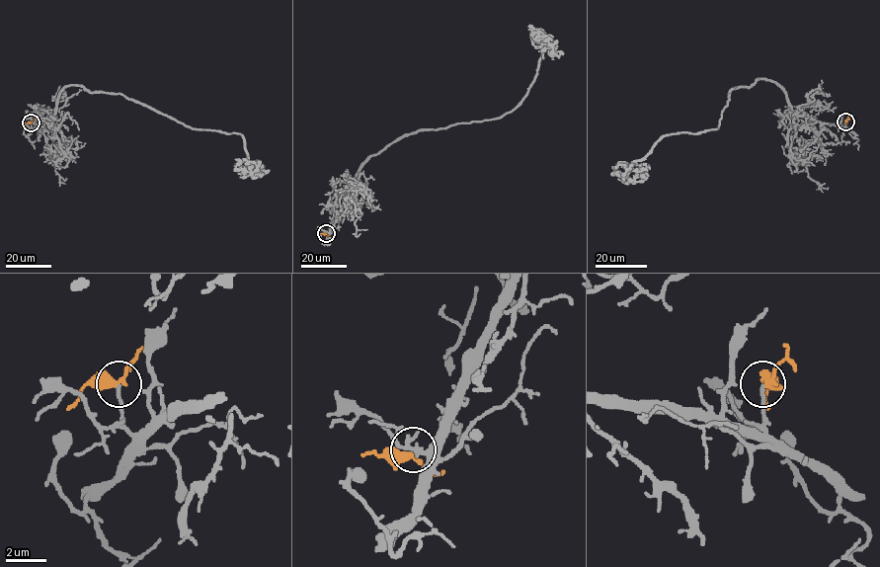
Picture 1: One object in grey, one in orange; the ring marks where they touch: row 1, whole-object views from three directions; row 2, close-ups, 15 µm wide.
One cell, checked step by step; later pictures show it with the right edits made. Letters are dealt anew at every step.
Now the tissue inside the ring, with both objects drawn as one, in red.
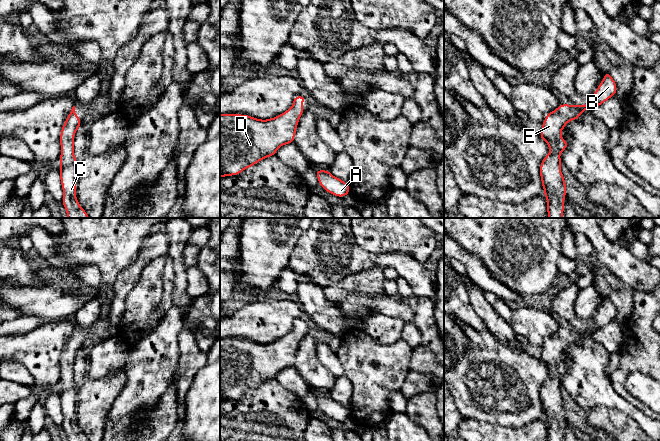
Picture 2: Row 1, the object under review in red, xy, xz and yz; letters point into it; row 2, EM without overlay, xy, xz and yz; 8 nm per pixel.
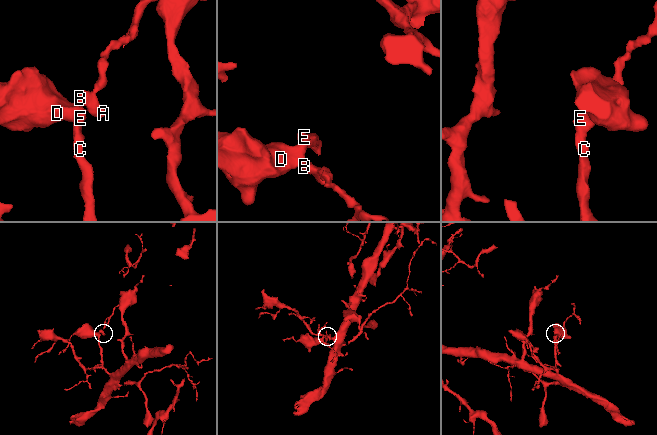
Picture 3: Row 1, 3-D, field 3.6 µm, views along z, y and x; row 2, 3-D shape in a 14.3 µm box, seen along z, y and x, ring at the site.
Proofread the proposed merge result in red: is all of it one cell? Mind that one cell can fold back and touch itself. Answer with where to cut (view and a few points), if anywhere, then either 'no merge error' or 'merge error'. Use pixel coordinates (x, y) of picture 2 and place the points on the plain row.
no cut; no merge error

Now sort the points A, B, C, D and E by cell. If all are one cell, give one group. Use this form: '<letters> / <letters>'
A B C D E

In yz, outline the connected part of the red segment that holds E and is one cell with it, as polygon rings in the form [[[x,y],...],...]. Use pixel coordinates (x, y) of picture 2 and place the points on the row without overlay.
[[[605,296],[604,302],[586,330],[560,328],[556,334],[546,339],[542,347],[539,360],[548,368],[550,376],[541,386],[539,398],[541,400],[544,420],[547,423],[548,441],[563,441],[564,423],[566,421],[566,406],[561,396],[560,377],[567,373],[568,366],[561,360],[561,355],[569,345],[578,343],[585,334],[595,332],[616,319],[615,304]]]

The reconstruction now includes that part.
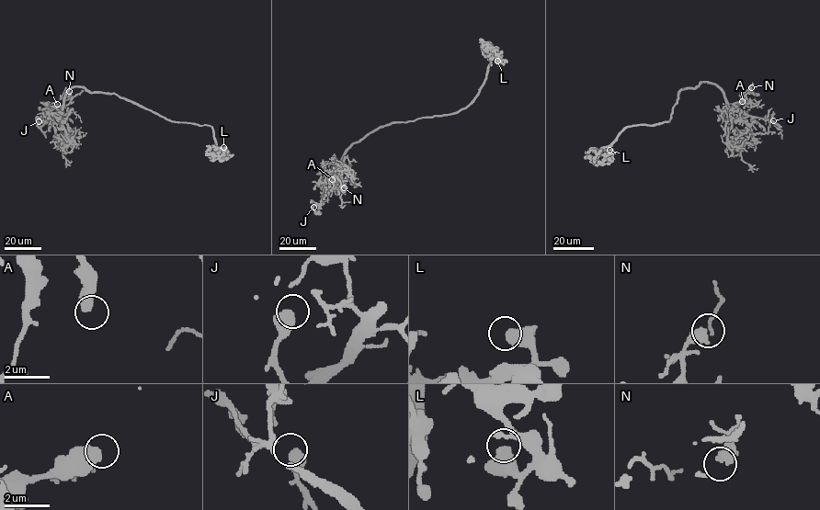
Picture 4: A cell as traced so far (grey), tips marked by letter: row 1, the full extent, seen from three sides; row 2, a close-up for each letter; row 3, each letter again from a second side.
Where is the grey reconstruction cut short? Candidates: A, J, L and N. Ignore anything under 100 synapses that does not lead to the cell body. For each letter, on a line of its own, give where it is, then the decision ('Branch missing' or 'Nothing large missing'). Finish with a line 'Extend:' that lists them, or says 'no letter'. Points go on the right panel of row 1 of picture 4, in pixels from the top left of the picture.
A: Place: (742, 101). Branch missing
J: Place: (773, 120). Nothing large missing
L: Place: (609, 150). Nothing large missing
N: Place: (751, 87). Nothing large missing
Extend: A

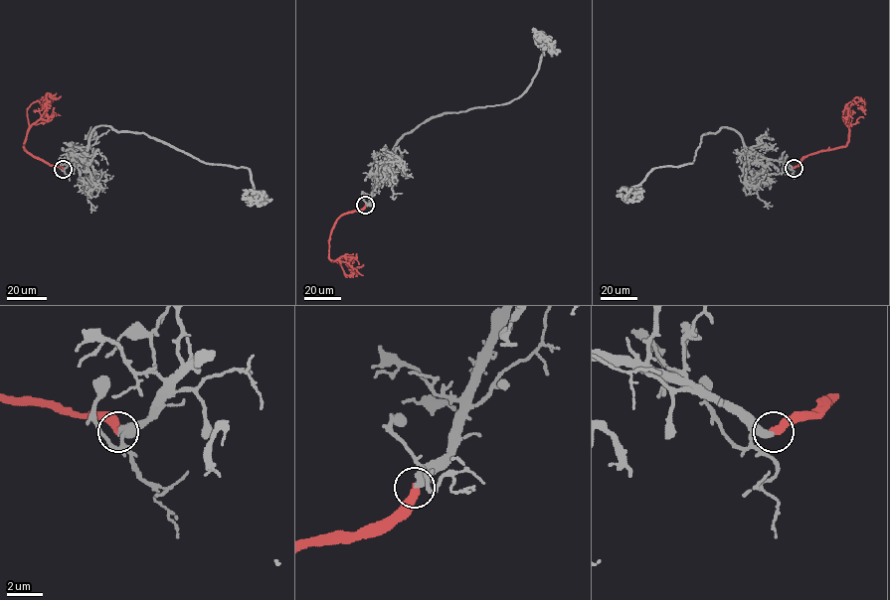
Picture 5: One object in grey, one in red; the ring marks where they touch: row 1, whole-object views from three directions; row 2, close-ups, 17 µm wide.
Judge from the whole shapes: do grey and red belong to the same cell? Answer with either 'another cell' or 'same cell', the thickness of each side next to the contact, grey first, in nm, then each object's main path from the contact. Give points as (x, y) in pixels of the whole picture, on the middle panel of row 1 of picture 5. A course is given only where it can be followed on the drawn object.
same cell | 400/460 nm | grey via (365, 205), (385, 161), (405, 134), (444, 113), (517, 99), (536, 73), (545, 44), (555, 50) | red via (365, 205), (337, 220), (330, 235), (329, 256), (336, 260), (349, 254), (353, 271), (363, 264)

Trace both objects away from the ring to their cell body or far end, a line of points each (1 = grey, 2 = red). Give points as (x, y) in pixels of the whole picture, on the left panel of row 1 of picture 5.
1: (63, 169), (87, 149), (97, 126), (111, 126), (144, 133), (204, 162), (246, 167), (262, 204), (266, 200)
2: (63, 169), (38, 159), (24, 146), (28, 129), (46, 109), (47, 93), (53, 98), (60, 96)

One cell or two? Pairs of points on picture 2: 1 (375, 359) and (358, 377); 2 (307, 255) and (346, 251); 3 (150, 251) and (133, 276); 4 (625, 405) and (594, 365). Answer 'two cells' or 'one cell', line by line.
1: one cell
2: one cell
3: one cell
4: one cell

